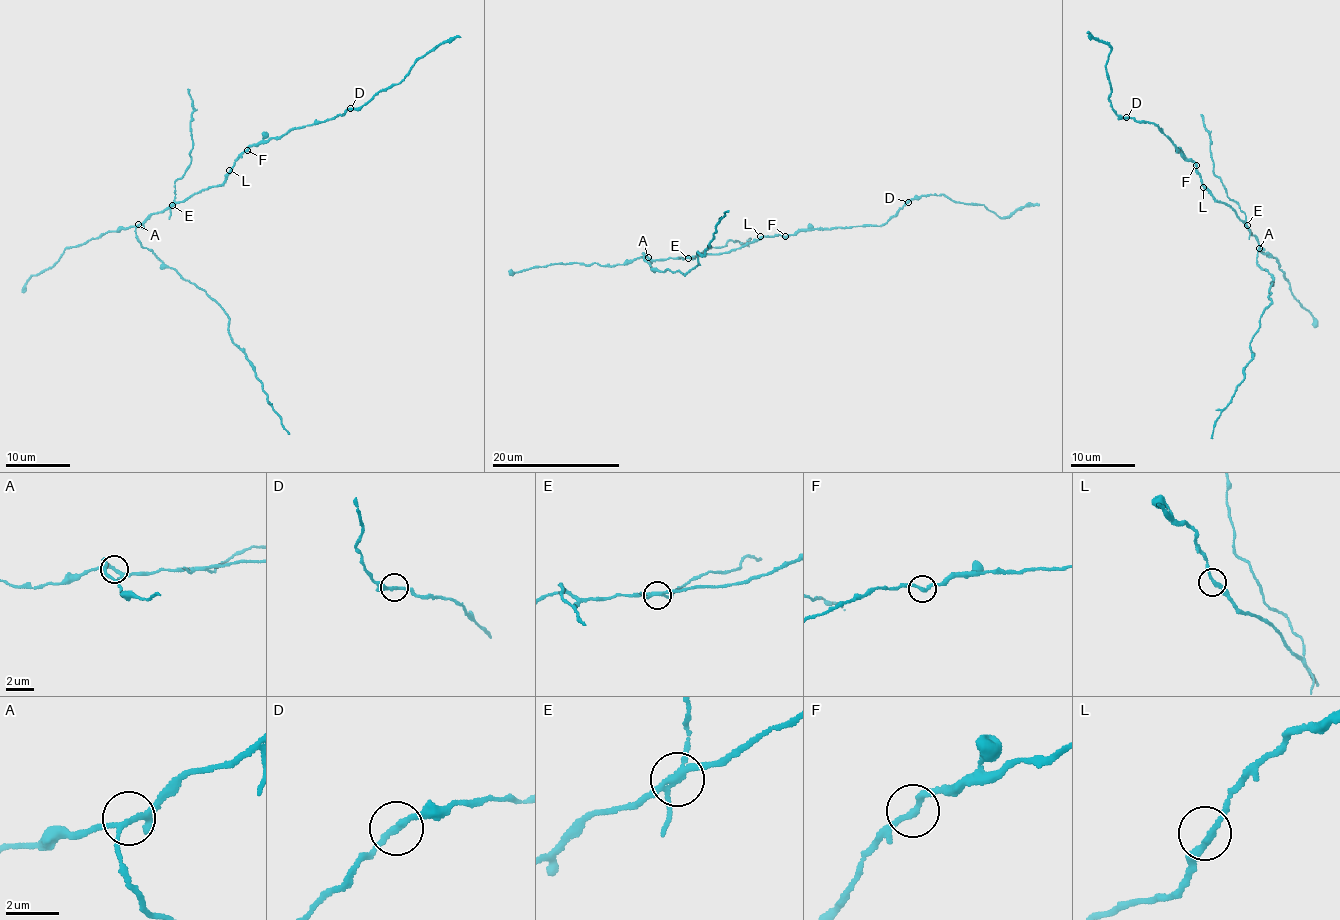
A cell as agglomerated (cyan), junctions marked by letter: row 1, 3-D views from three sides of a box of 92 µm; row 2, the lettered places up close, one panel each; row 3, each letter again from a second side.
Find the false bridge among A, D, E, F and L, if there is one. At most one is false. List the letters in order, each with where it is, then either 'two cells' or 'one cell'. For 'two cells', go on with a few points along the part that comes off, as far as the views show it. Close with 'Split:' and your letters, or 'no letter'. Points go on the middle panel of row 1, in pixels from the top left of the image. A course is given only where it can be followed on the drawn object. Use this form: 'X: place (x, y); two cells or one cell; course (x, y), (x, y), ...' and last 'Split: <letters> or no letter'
A: place (648, 257); one cell
D: place (908, 202); one cell
E: place (688, 258); two cells; course (688, 258), (692, 260), (712, 247), (721, 248), (732, 241), (745, 244), (750, 237)
F: place (785, 236); one cell
L: place (760, 236); one cell
Split: E

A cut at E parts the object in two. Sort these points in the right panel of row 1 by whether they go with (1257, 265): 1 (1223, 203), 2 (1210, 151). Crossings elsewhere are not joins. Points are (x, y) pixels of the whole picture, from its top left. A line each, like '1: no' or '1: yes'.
1: yes
2: no

